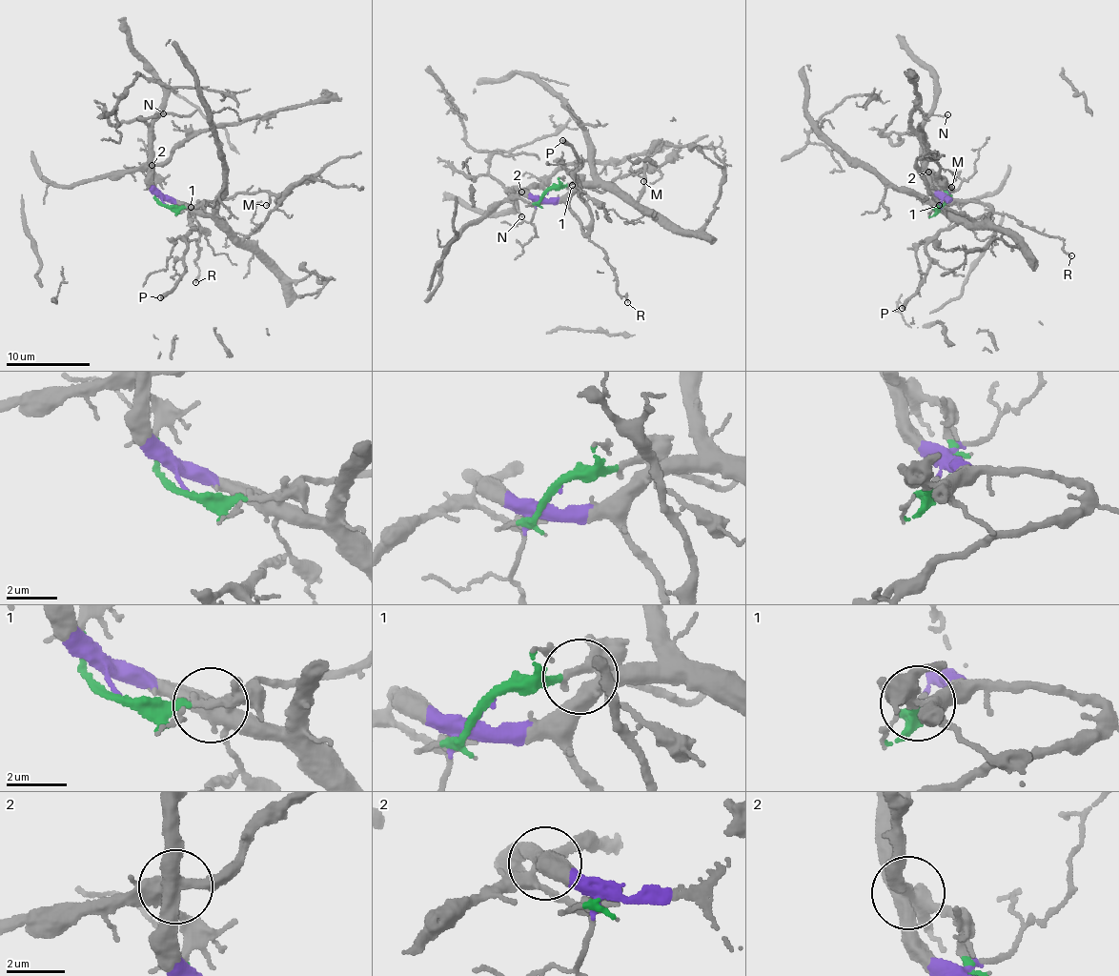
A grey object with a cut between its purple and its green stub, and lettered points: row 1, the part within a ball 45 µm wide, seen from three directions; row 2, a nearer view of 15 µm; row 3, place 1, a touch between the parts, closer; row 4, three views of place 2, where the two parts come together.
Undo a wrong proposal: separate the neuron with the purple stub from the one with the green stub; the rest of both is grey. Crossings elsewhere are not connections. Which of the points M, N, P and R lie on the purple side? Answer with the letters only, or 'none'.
N, P, R

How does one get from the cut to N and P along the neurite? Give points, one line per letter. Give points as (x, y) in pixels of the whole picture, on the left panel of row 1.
N: (164, 203), (151, 179), (153, 117), (160, 111), (164, 113)
P: (164, 203), (163, 197), (181, 202), (191, 222), (197, 227), (186, 244), (185, 272), (160, 297)

